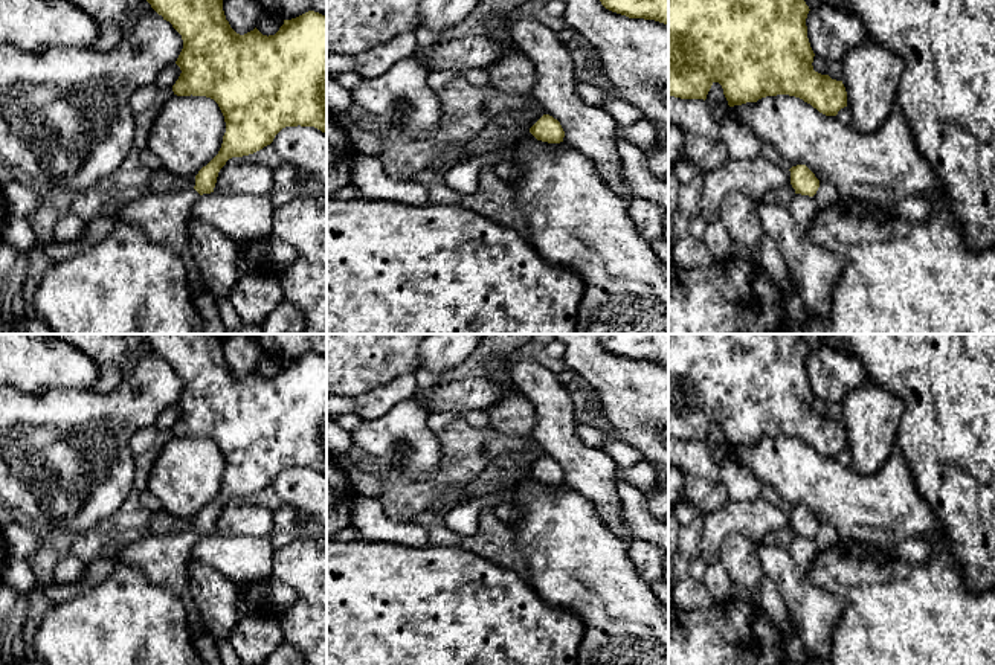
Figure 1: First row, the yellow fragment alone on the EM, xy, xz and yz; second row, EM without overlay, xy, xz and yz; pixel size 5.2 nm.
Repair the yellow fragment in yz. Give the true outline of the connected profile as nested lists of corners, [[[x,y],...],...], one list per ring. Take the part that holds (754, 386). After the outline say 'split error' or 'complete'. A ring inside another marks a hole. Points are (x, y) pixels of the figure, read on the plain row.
[[[668,334],[668,438],[705,442],[711,427],[719,424],[729,448],[789,436],[826,458],[836,458],[847,448],[847,433],[842,422],[813,412],[815,395],[806,368],[809,352],[801,334]]] | complete

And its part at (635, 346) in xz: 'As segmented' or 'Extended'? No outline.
As segmented

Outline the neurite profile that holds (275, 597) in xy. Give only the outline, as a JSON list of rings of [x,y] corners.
[[[270,578],[262,583],[249,583],[244,587],[252,598],[264,606],[267,618],[276,618],[296,599],[296,593],[291,587],[275,583]]]

